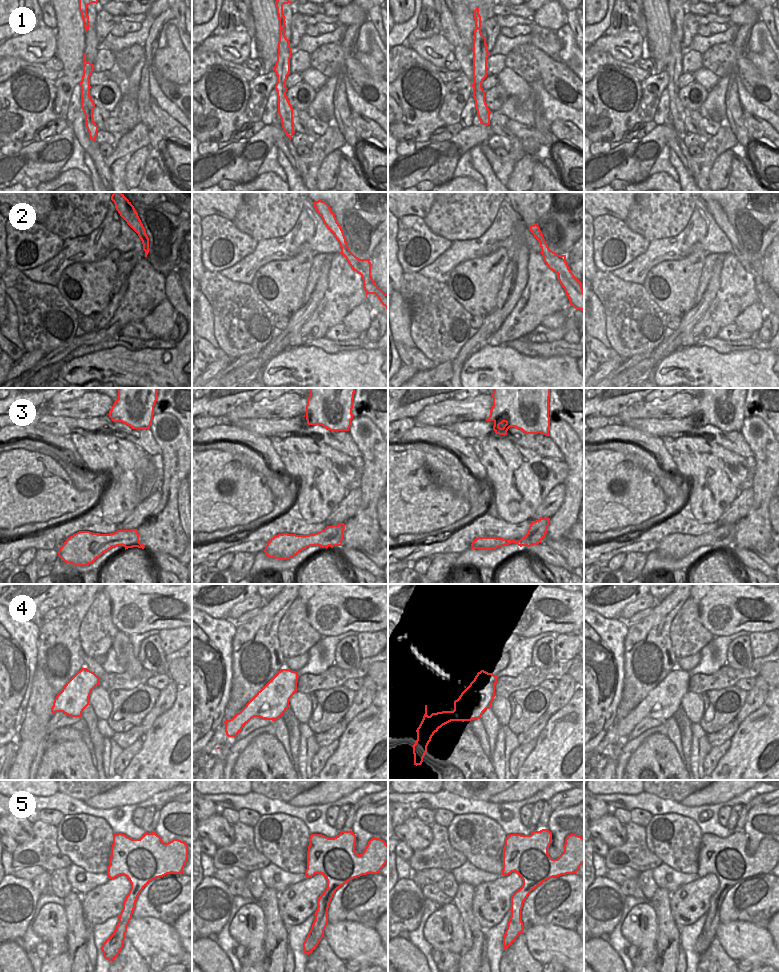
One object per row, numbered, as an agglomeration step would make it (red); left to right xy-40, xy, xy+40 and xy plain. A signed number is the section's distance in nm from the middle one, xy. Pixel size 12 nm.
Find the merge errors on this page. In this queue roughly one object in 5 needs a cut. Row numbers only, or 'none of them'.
none of them

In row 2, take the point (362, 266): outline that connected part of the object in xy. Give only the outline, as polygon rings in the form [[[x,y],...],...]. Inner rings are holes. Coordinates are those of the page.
[[[318,200],[316,202],[313,202],[313,205],[314,205],[317,213],[321,216],[326,227],[334,234],[335,238],[339,242],[339,245],[341,247],[340,253],[346,258],[347,262],[349,263],[351,268],[354,271],[356,271],[358,274],[361,275],[362,280],[363,280],[363,288],[366,292],[366,298],[367,298],[368,294],[375,294],[378,297],[378,299],[380,300],[380,302],[382,303],[382,305],[385,306],[386,309],[388,310],[388,294],[385,294],[373,281],[373,279],[371,277],[370,259],[359,259],[350,251],[350,249],[347,245],[347,242],[346,242],[344,232],[343,232],[341,226],[339,225],[339,223],[337,222],[335,214],[332,212],[330,206],[325,201]]]

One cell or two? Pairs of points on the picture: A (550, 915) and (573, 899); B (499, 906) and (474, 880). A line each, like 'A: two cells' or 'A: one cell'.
A: one cell
B: two cells

